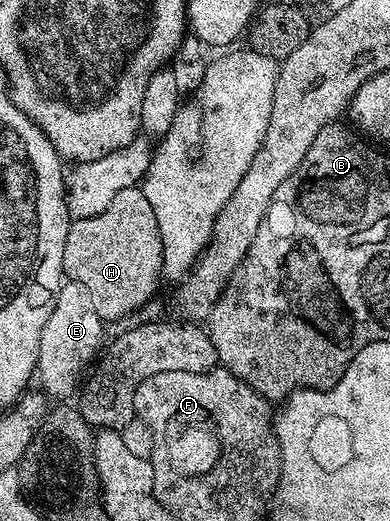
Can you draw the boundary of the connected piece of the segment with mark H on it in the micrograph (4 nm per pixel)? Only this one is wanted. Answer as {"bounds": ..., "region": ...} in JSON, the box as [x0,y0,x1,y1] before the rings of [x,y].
{"bounds":[63,187,163,322],"region":[[[140,187],[128,188],[127,190],[119,190],[119,194],[115,194],[115,198],[111,198],[111,202],[107,202],[107,210],[103,210],[103,214],[95,214],[91,218],[83,218],[82,220],[73,220],[67,230],[67,242],[63,242],[63,273],[69,280],[82,283],[87,286],[88,292],[92,295],[92,303],[101,319],[105,322],[110,320],[121,320],[124,316],[129,316],[132,312],[137,312],[153,295],[157,292],[157,287],[163,284],[163,242],[159,238],[159,222],[155,222],[155,210],[151,210],[151,202],[147,202],[147,198],[141,193]]]}

